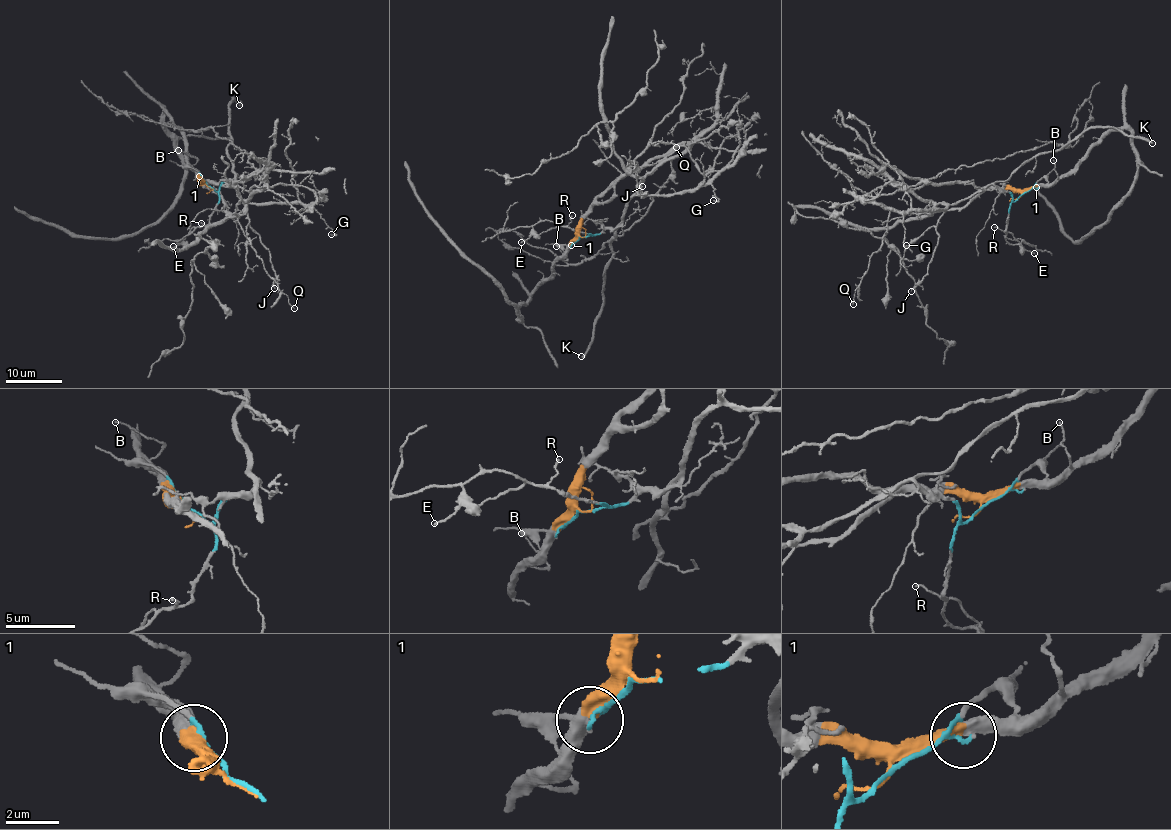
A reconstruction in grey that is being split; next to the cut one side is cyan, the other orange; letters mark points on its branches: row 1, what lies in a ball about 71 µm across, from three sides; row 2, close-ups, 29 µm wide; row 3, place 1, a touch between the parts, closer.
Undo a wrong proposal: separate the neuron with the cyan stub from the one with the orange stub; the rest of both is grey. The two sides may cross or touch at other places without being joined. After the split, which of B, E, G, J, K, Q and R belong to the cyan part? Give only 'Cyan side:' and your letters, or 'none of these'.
Cyan side: E, G, J, K, R

